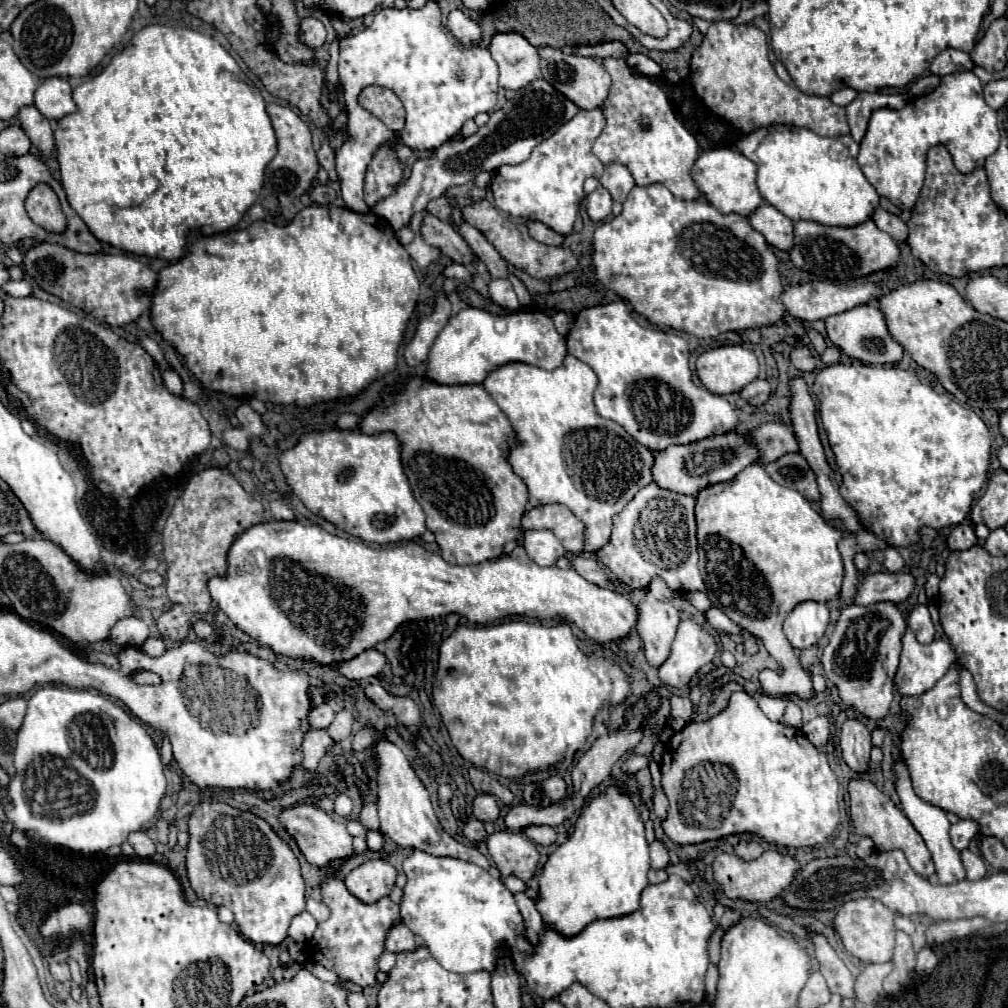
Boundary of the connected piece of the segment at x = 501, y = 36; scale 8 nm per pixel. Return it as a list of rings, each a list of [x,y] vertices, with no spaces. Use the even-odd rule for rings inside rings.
[[[497,33],[489,51],[499,65],[499,85],[503,89],[521,89],[541,75],[537,47],[529,45],[519,33]]]

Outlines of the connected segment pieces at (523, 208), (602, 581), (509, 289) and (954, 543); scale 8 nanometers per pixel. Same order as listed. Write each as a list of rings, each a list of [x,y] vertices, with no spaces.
[[[581,109],[557,133],[537,145],[527,161],[499,167],[491,181],[495,207],[507,215],[541,221],[553,231],[569,235],[579,213],[579,205],[585,197],[583,181],[587,177],[599,177],[603,169],[603,163],[591,153],[591,147],[603,125],[605,117],[599,109]]]
[[[577,555],[571,561],[573,561],[575,571],[583,579],[587,579],[589,583],[593,583],[597,587],[603,587],[603,589],[609,589],[609,591],[619,593],[617,587],[615,587],[615,583],[613,583],[613,579],[611,579],[611,575],[609,575],[609,571],[607,571],[607,567],[597,557],[593,557],[593,555],[591,557],[579,557]]]
[[[493,279],[493,281],[489,281],[489,295],[491,295],[491,299],[497,305],[501,305],[505,309],[515,311],[519,307],[517,295],[513,291],[513,285],[507,279]]]
[[[969,521],[953,527],[949,539],[947,539],[947,545],[951,551],[963,551],[963,549],[971,549],[973,545],[977,543],[977,537],[975,537],[975,531],[973,531],[973,525]]]

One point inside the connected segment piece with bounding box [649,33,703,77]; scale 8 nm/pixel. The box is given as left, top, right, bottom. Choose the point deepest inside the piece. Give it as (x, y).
(678, 60)

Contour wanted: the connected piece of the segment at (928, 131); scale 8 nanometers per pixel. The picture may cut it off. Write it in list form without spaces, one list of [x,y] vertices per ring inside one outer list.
[[[961,71],[961,73],[951,73],[945,75],[935,91],[929,95],[917,97],[909,101],[903,109],[877,109],[873,111],[869,119],[867,133],[861,141],[861,149],[857,155],[859,167],[867,181],[875,187],[875,191],[883,197],[887,197],[893,205],[897,205],[903,211],[911,211],[917,195],[921,191],[923,179],[925,179],[925,157],[927,151],[935,145],[945,145],[947,151],[951,153],[955,167],[961,169],[961,173],[969,175],[975,171],[975,167],[983,167],[985,159],[993,155],[999,147],[999,129],[997,129],[997,113],[989,109],[989,105],[983,99],[983,85],[979,77],[973,71]]]

